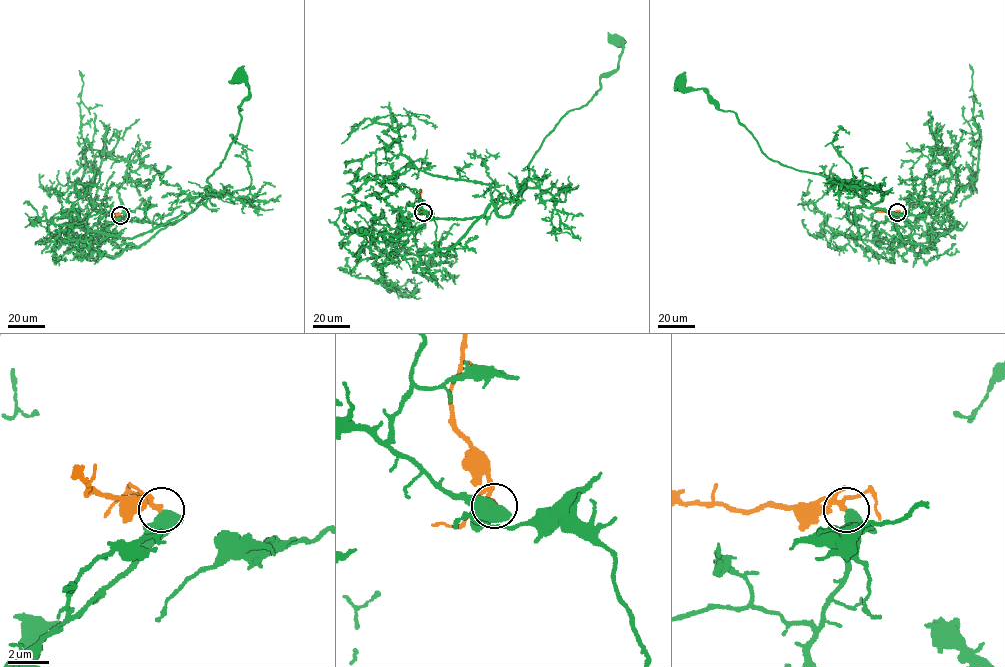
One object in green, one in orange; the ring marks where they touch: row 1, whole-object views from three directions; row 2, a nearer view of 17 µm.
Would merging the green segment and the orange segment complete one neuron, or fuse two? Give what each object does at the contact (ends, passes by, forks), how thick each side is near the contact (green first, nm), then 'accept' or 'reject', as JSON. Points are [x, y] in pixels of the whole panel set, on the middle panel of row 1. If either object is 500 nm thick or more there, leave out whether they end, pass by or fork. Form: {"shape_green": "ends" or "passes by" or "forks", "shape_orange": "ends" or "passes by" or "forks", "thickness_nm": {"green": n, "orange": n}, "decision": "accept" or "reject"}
{"thickness_nm": {"green": 650, "orange": 150}, "decision": "accept"}

